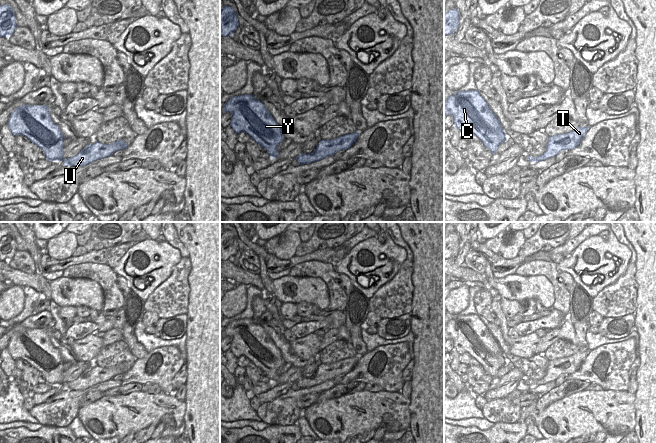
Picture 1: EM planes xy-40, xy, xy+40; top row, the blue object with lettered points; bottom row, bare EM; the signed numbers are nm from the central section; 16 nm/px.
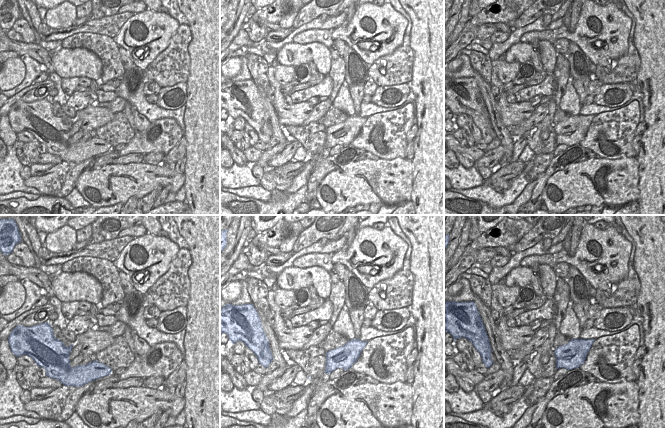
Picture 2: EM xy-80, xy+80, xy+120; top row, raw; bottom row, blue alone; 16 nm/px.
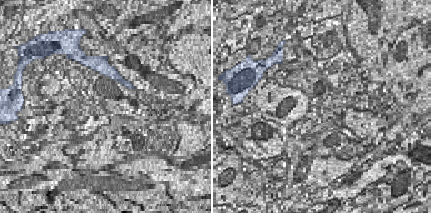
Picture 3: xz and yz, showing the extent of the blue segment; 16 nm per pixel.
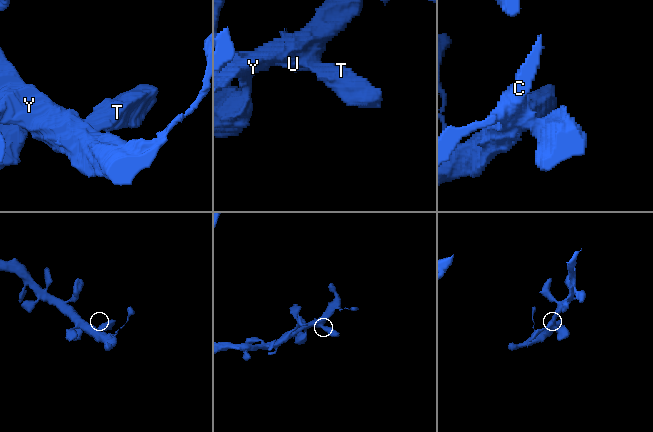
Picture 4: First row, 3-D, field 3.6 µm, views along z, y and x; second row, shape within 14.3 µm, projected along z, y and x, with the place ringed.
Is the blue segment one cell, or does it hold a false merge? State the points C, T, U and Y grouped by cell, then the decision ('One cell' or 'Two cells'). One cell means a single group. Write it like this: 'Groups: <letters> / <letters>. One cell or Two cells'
Groups: C T U Y. One cell

